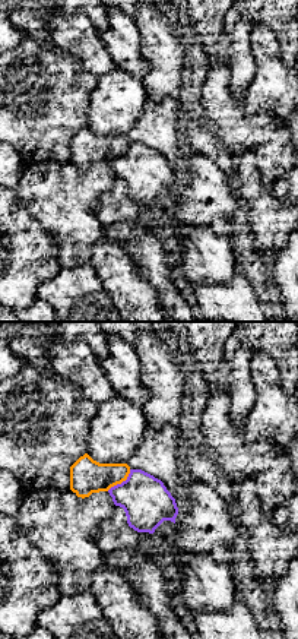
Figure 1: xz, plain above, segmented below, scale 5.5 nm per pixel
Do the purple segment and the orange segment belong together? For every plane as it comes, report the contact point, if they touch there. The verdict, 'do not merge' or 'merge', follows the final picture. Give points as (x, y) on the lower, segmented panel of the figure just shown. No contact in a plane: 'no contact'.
contact (121, 483)

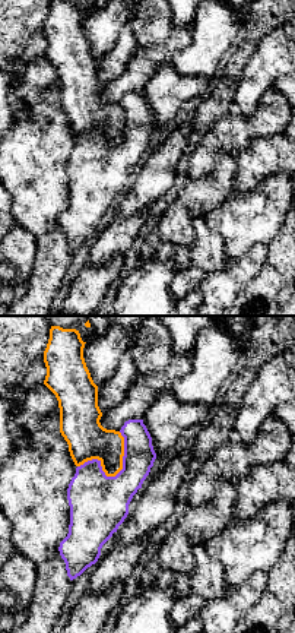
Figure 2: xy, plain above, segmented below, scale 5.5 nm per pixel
contact (116, 475)

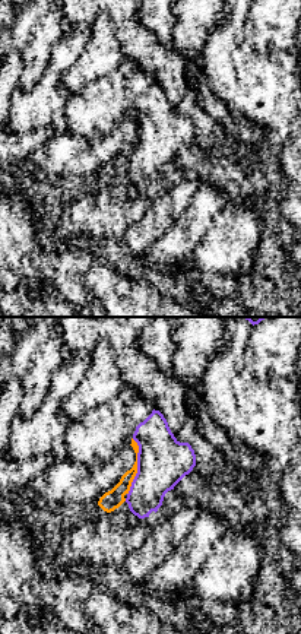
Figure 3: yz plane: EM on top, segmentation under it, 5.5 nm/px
contact (138, 466)

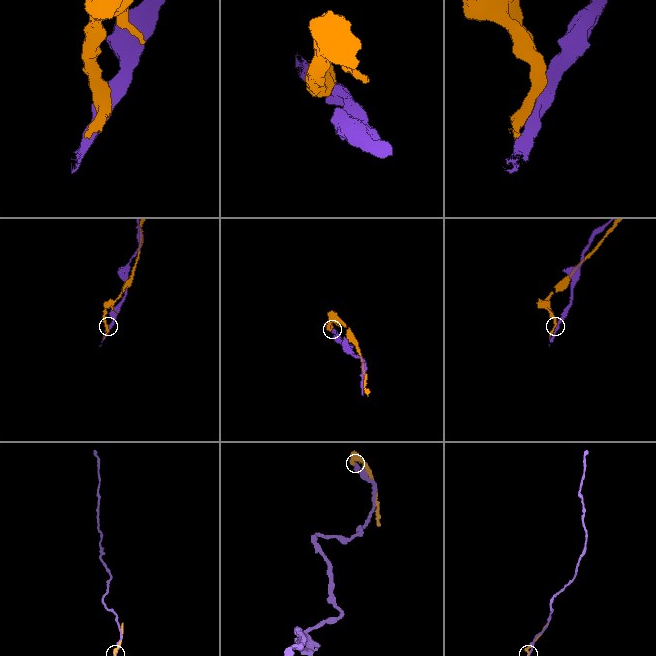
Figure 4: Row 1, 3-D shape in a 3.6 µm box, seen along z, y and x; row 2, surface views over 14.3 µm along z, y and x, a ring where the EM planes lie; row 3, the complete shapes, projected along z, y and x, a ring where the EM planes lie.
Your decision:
do not merge

